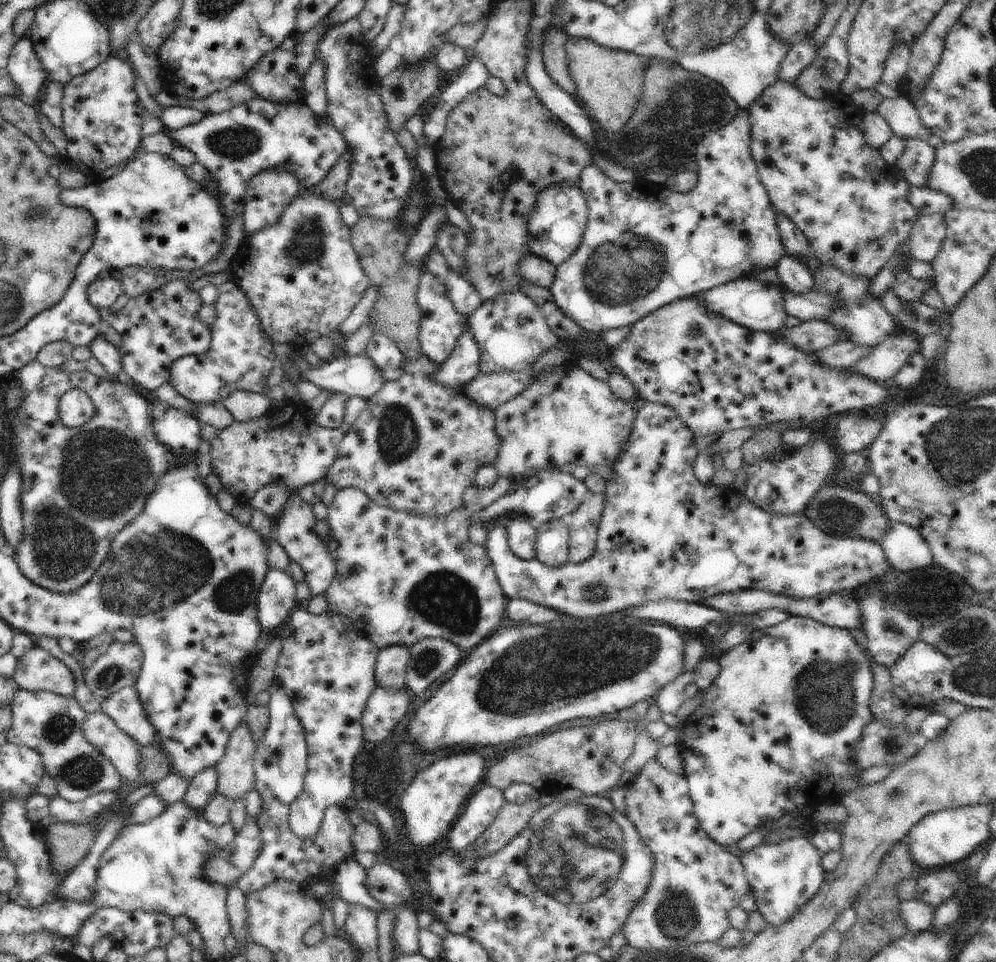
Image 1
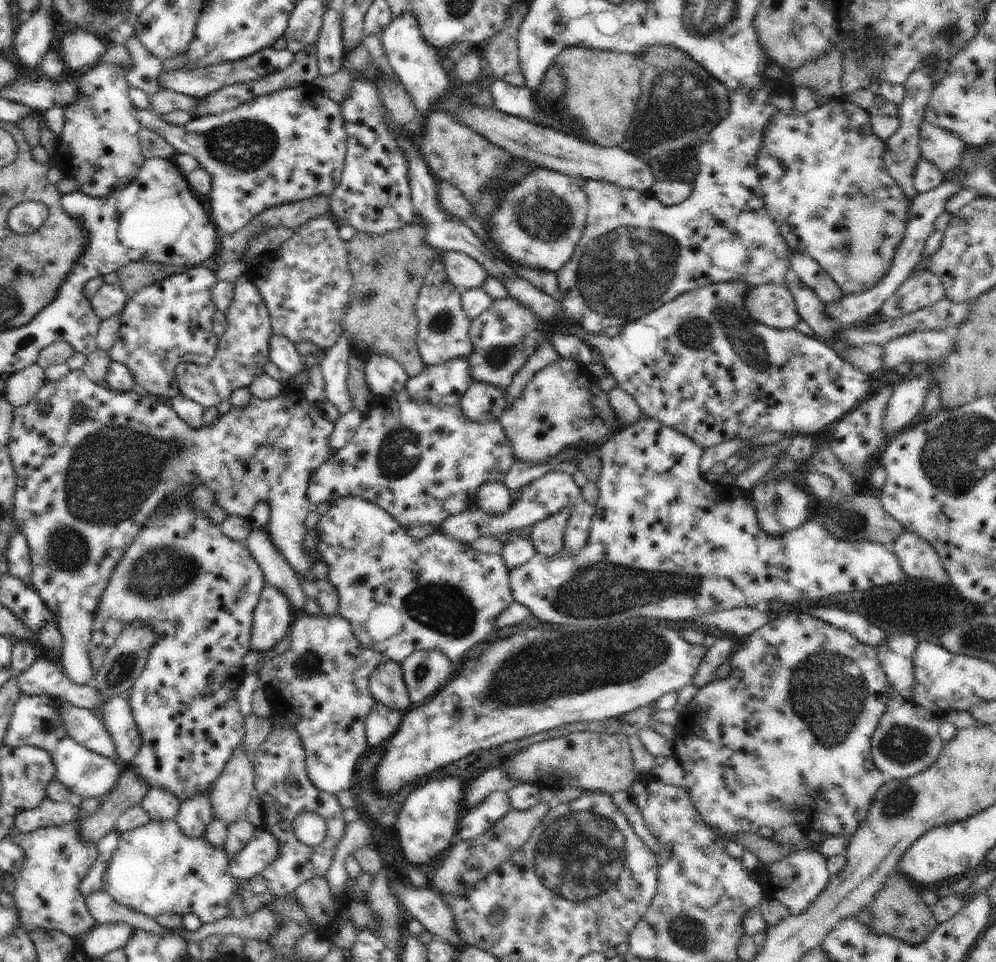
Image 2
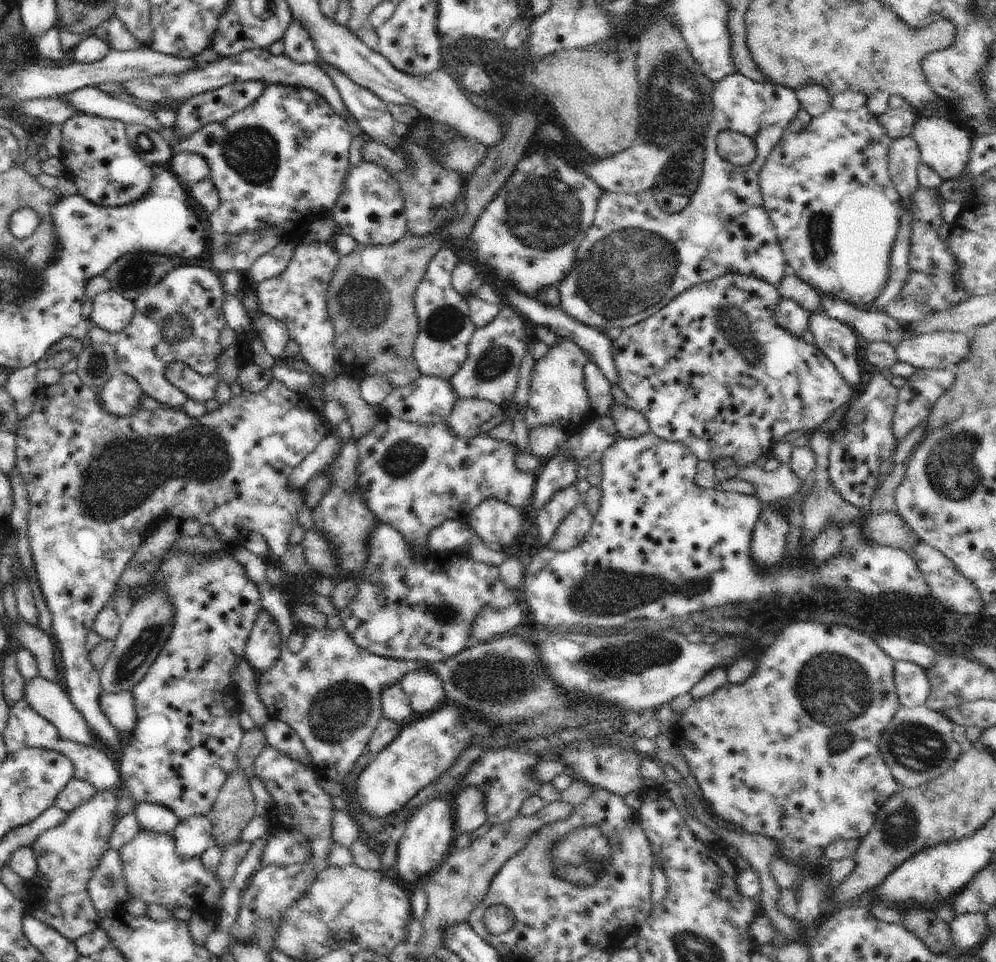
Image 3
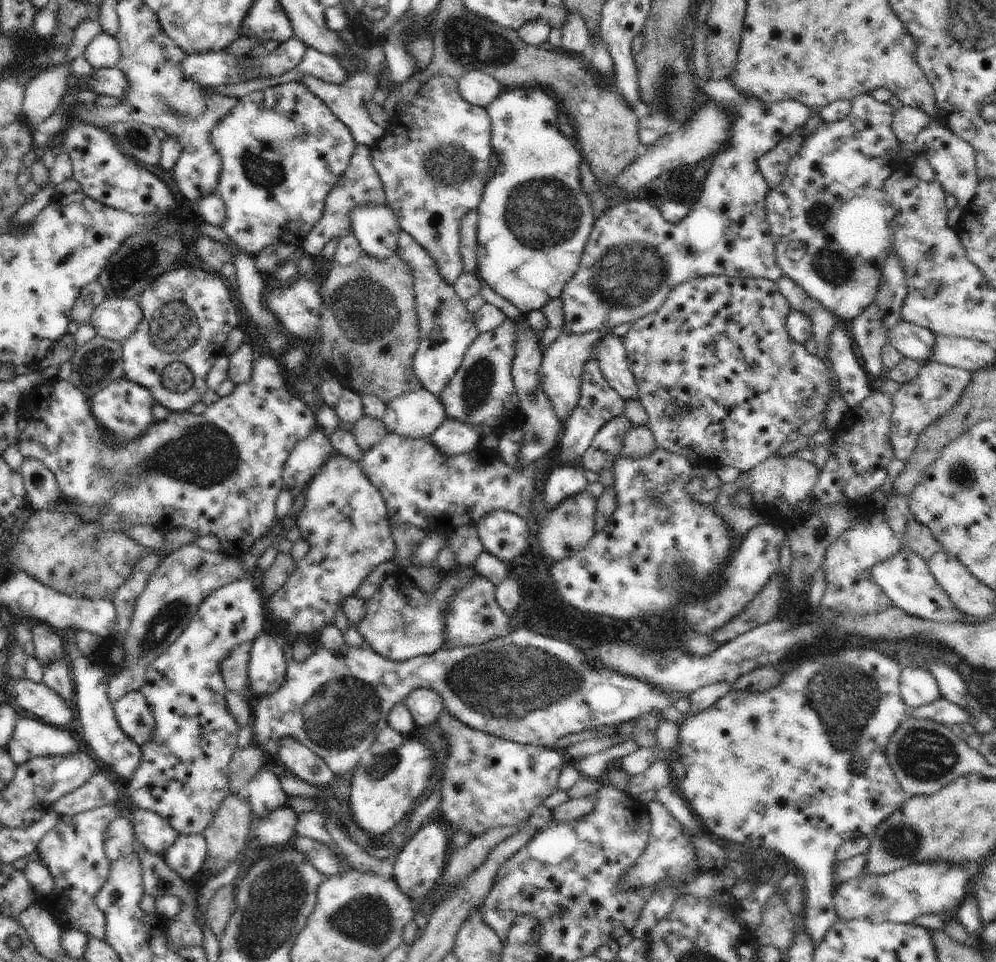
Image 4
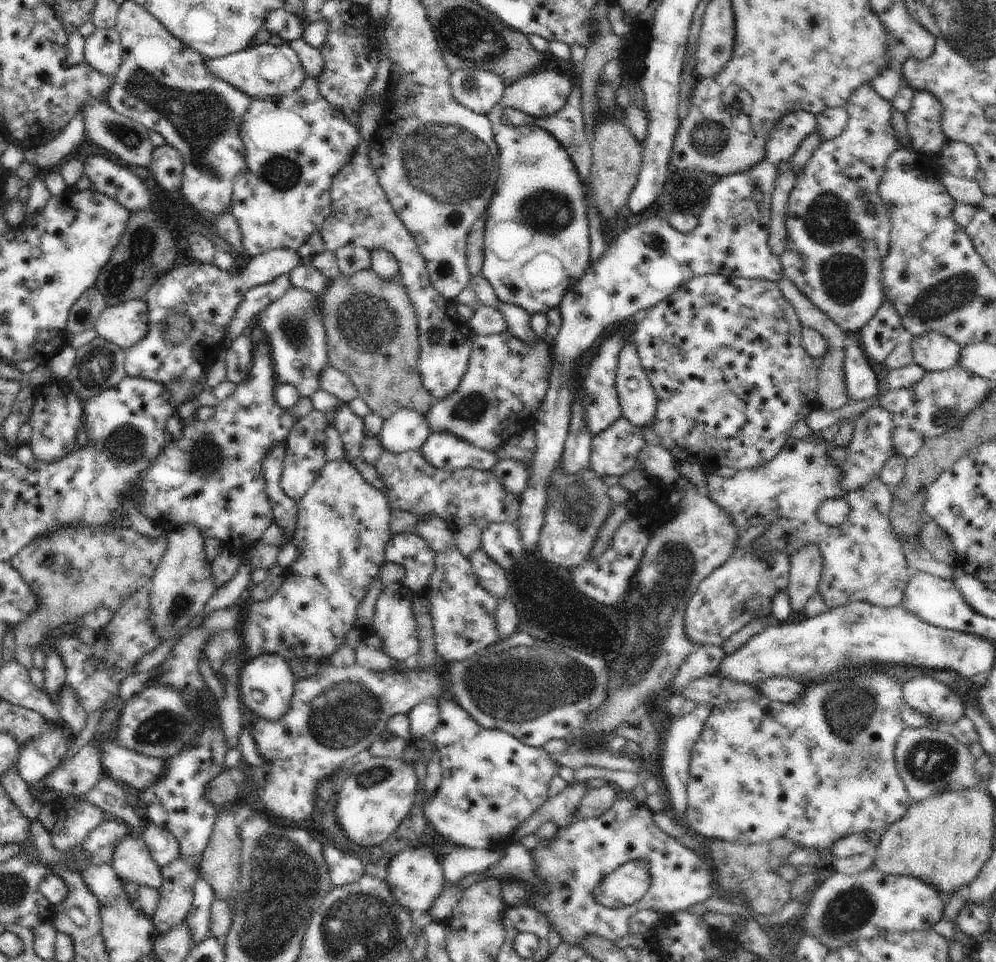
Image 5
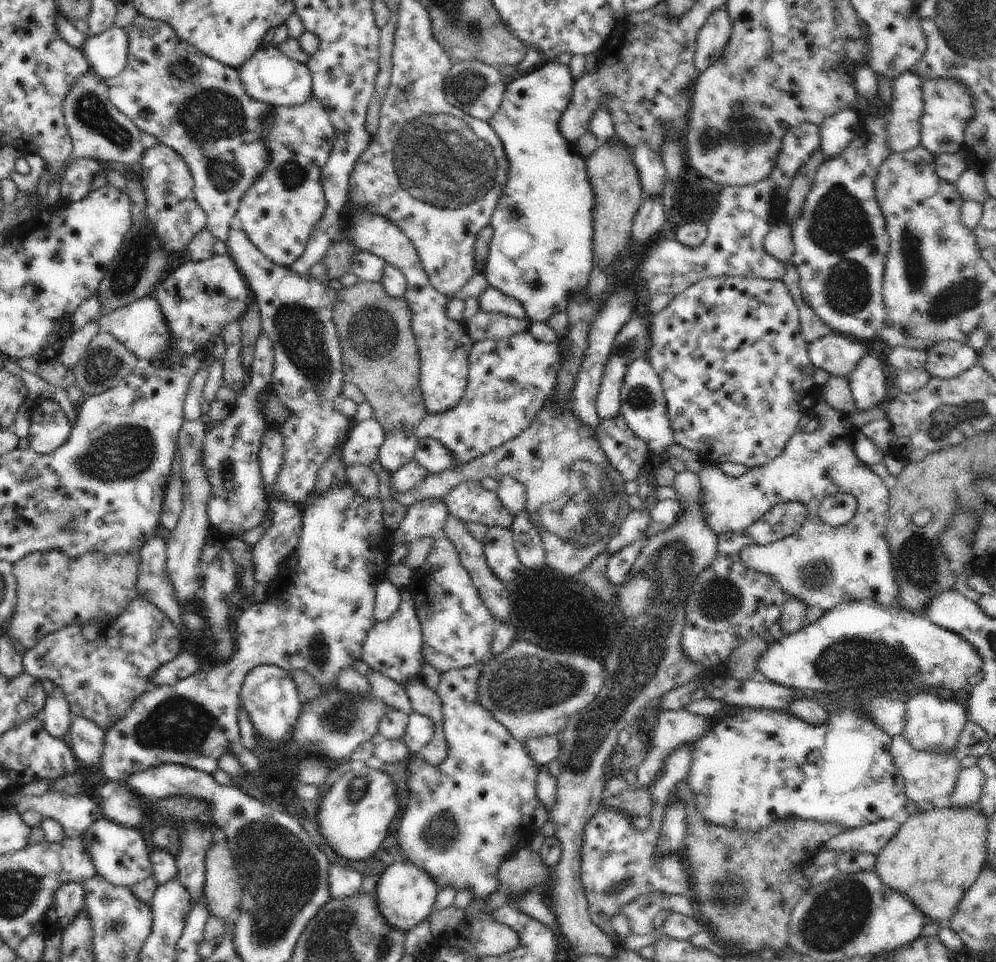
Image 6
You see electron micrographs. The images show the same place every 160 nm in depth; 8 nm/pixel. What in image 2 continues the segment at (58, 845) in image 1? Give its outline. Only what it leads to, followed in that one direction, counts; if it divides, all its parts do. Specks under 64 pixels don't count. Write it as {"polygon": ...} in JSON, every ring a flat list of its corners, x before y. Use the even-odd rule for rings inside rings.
{"polygon":[[122,766,123,771,118,777,116,786,96,814,77,820,81,837,85,841,96,843,108,833,115,830,118,819,132,807,140,805,149,786,133,771,132,766]]}

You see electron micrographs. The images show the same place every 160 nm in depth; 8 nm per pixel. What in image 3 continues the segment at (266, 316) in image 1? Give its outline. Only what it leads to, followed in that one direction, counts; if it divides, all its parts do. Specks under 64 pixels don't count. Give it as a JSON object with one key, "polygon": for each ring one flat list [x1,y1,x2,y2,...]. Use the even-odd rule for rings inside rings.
{"polygon":[[332,243,302,244,295,247,292,260,280,276,265,280,255,286,259,310,280,320,288,327,289,337,298,342,304,360,312,366,314,372,318,374,317,377,326,383,337,377,334,372,335,363,338,362,337,350,333,344,335,337,334,327,327,309,327,292,340,259,341,256]]}

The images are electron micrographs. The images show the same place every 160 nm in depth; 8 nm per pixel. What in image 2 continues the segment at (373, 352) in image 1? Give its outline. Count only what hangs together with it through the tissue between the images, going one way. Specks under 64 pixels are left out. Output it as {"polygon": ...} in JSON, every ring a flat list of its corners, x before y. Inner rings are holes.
{"polygon":[[370,355,365,363,365,379,376,399,383,399,404,389,409,376,396,359]]}

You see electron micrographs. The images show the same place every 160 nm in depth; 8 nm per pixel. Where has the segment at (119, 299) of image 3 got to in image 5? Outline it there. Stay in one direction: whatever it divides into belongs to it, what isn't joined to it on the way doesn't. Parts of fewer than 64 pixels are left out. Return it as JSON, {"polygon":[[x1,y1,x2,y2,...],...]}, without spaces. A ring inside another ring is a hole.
{"polygon":[[143,299,106,307,95,322,100,337,125,350,139,343,149,331,149,310]]}

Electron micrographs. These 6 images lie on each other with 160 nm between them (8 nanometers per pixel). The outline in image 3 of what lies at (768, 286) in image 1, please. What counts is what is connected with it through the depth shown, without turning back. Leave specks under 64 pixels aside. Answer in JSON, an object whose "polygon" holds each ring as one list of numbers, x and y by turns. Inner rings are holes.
{"polygon":[[780,296,774,310,774,322,793,336,801,337,810,327,810,313,794,300]]}

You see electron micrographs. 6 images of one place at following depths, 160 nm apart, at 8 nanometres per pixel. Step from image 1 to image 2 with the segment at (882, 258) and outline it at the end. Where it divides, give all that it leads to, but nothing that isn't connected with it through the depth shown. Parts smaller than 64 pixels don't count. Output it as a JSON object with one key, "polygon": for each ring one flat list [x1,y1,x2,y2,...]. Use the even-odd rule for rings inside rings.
{"polygon":[[844,96,829,102,827,105,817,106,806,114,799,113,795,108,788,114,778,113,773,115,770,122,766,125,764,142,757,156,756,170,760,175,760,186,763,190,763,201,766,210,778,225,779,231,786,239,789,249,791,252,810,255,834,279,834,282,838,284,846,296,868,292,888,274,892,266,895,249,905,235,908,210,910,210,910,204,912,204,906,200,904,191,889,175,883,159,883,154,886,152,885,142,872,132,870,119,871,116,866,109,848,102]]}

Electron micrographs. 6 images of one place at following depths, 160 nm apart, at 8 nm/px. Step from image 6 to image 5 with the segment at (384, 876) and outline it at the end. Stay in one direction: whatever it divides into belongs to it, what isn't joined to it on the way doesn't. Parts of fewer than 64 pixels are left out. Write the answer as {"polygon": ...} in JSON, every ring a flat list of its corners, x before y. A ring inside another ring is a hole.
{"polygon":[[405,848,388,861,388,865,384,881,396,904,414,916,428,912,444,889,441,858,426,848]]}

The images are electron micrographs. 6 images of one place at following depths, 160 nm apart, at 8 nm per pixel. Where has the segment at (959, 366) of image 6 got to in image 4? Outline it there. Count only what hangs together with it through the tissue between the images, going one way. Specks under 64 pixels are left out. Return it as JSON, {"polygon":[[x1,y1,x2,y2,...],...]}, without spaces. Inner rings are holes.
{"polygon":[[901,320,889,335,889,344,897,347,904,357,920,364,928,363,933,358,936,335,931,330]]}

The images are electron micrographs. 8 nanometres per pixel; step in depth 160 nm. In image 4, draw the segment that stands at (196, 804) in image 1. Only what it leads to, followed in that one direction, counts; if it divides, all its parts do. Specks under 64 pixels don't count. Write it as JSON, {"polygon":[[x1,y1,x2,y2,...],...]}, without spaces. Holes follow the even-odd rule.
{"polygon":[[178,835,163,859,168,868,181,879,190,882,191,878,201,871,207,859,207,842,204,835]]}

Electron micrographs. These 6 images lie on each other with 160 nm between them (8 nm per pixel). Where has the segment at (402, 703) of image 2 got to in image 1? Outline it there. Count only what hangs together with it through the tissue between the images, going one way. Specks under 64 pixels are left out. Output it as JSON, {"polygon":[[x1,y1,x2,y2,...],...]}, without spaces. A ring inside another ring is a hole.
{"polygon":[[393,646,382,649,375,664,375,681,386,691,402,691,406,686,405,672,409,661,406,647]]}

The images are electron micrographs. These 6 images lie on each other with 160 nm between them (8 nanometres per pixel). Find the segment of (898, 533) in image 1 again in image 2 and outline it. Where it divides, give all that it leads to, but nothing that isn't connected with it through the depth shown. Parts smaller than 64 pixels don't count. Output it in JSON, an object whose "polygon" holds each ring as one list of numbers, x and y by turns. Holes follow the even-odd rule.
{"polygon":[[905,530,889,549,898,557,908,577,932,580,934,584,951,582,934,547,918,534]]}

